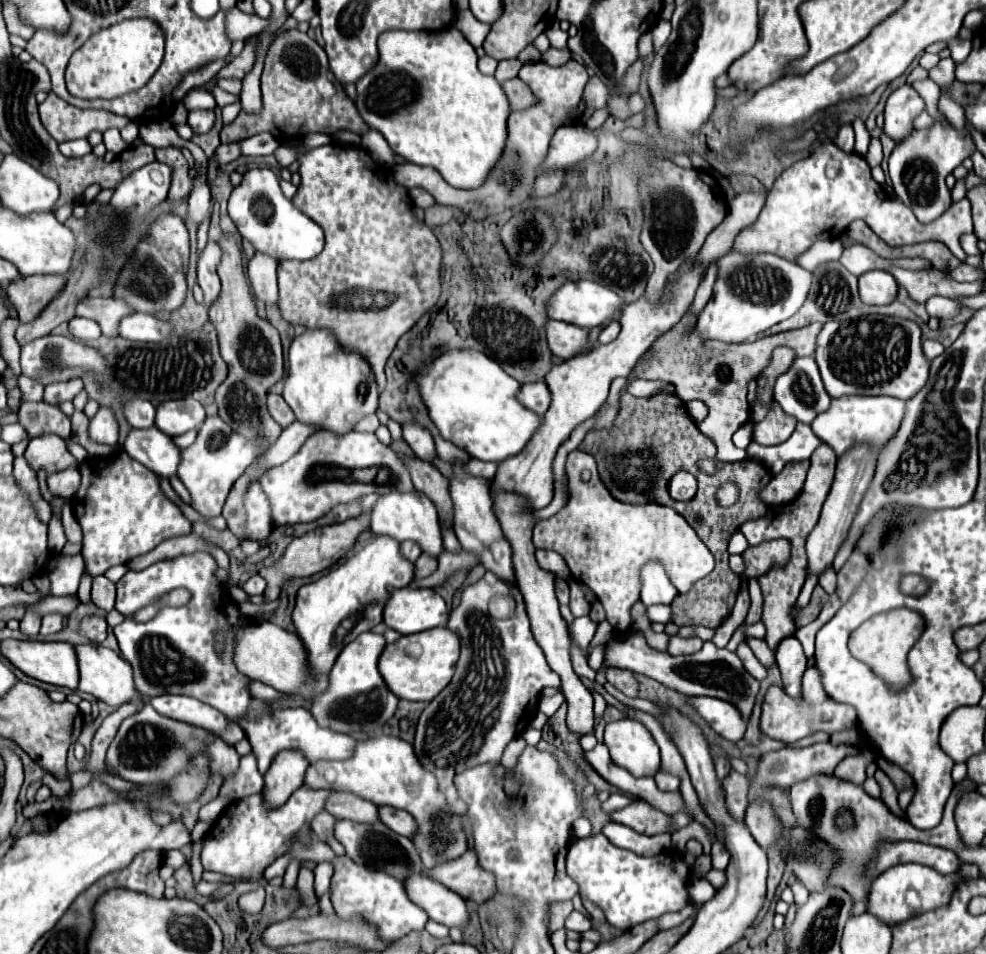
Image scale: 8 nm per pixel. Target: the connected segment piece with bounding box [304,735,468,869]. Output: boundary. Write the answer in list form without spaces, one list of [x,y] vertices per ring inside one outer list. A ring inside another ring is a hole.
[[[370,737],[360,741],[354,757],[346,761],[320,761],[310,765],[304,777],[304,785],[310,789],[352,791],[376,805],[392,805],[396,809],[408,811],[418,825],[412,843],[420,853],[424,869],[434,869],[450,859],[458,859],[468,849],[464,817],[450,811],[436,777],[420,765],[414,747],[398,737]]]

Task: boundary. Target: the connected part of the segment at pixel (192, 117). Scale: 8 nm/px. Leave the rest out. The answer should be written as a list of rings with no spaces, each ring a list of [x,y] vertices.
[[[202,109],[202,111],[190,111],[188,113],[188,125],[194,129],[194,133],[208,133],[214,125],[214,111]]]

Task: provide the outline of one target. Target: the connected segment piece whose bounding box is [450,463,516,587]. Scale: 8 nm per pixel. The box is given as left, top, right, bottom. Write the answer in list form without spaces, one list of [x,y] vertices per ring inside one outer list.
[[[462,463],[454,465],[454,479],[450,481],[450,495],[452,495],[452,503],[454,503],[454,533],[460,541],[460,545],[466,551],[472,551],[476,555],[478,563],[486,571],[494,573],[508,585],[512,583],[516,587],[514,565],[512,565],[512,547],[508,543],[508,539],[504,537],[494,511],[490,511],[492,501],[490,501],[488,481],[484,477],[472,477],[472,475],[464,473],[462,467],[464,467]]]

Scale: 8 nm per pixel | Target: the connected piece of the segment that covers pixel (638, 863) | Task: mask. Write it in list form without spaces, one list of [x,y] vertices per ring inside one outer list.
[[[602,833],[578,839],[568,849],[566,871],[580,885],[580,895],[596,903],[606,913],[608,923],[622,931],[688,905],[688,867],[680,857],[640,857],[612,845]]]

